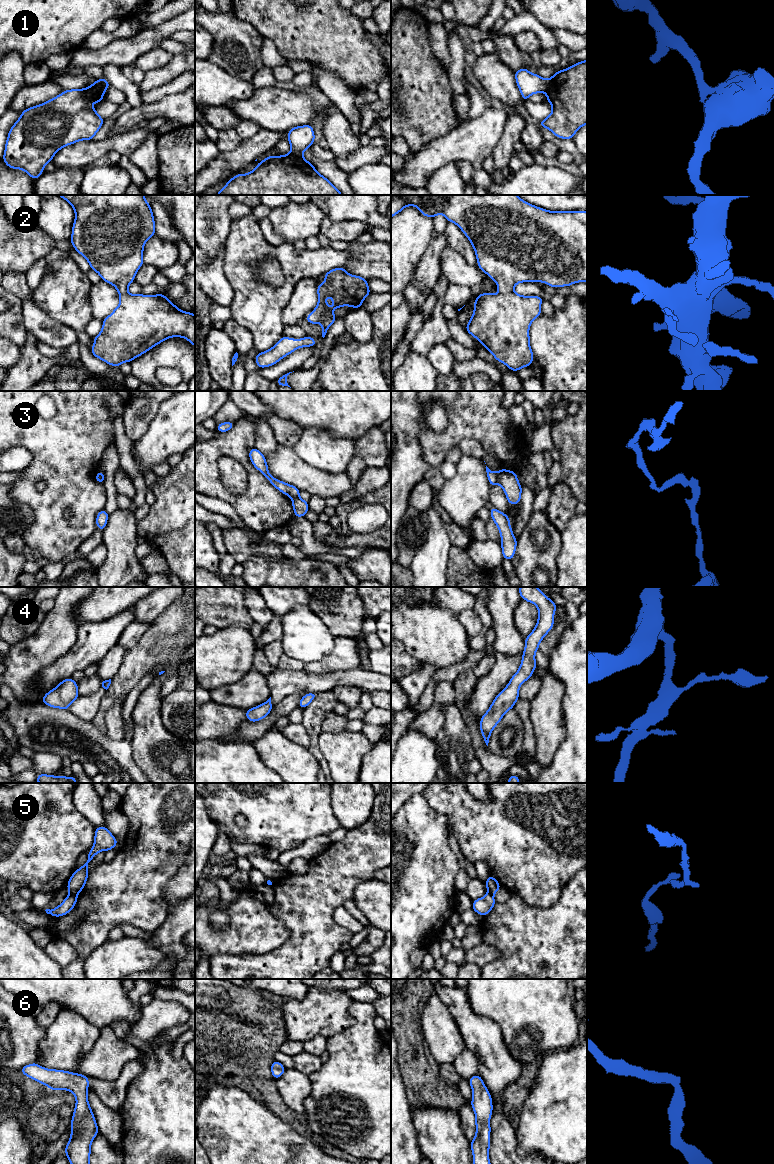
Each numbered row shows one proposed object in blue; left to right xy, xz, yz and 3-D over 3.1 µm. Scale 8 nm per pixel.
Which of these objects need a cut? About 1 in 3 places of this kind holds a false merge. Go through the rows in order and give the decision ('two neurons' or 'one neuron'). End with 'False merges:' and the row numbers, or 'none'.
1: two neurons
2: one neuron
3: two neurons
4: one neuron
5: two neurons
6: one neuron
False merges: 1, 3, 5

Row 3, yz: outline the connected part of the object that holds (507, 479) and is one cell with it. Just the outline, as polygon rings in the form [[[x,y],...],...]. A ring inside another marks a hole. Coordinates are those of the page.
[[[500,469],[497,473],[498,484],[503,488],[510,505],[521,502],[522,486],[517,479],[517,473],[507,469]]]

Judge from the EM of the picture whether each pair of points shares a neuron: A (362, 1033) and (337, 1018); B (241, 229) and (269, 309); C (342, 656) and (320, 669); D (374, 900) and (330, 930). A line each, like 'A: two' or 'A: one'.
A: two
B: one
C: one
D: two

